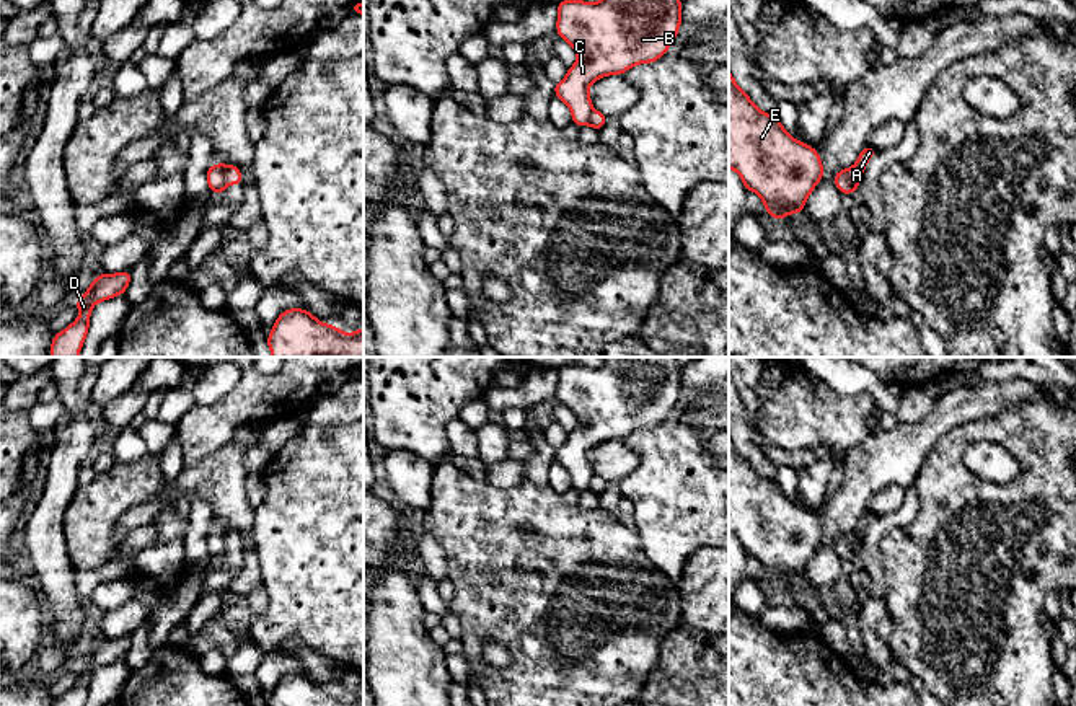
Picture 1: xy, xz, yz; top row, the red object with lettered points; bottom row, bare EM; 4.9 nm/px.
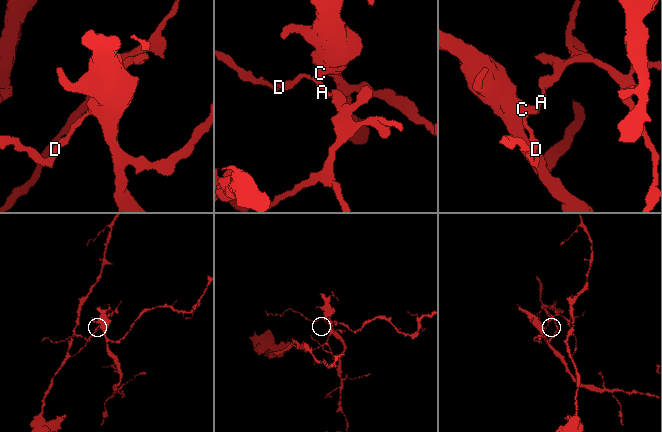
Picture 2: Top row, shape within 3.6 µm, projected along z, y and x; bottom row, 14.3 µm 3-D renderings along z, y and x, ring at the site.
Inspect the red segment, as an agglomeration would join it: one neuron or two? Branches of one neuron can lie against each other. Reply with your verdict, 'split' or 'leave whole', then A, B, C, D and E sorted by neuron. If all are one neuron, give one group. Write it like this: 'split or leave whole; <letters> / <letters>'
split; A / B C D E

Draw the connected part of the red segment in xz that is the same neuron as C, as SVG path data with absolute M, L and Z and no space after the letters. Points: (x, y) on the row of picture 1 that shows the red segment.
M562 0L556 33L577 54L554 96L571 109L572 122L589 124L593 113L589 86L608 75L623 75L637 64L652 64L675 41L681 0Z

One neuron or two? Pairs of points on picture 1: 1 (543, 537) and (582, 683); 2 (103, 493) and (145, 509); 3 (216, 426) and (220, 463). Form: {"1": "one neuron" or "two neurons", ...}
{"1": "one neuron", "2": "two neurons", "3": "two neurons"}

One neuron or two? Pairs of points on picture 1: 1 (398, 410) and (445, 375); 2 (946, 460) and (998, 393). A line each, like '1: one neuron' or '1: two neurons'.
1: one neuron
2: two neurons

